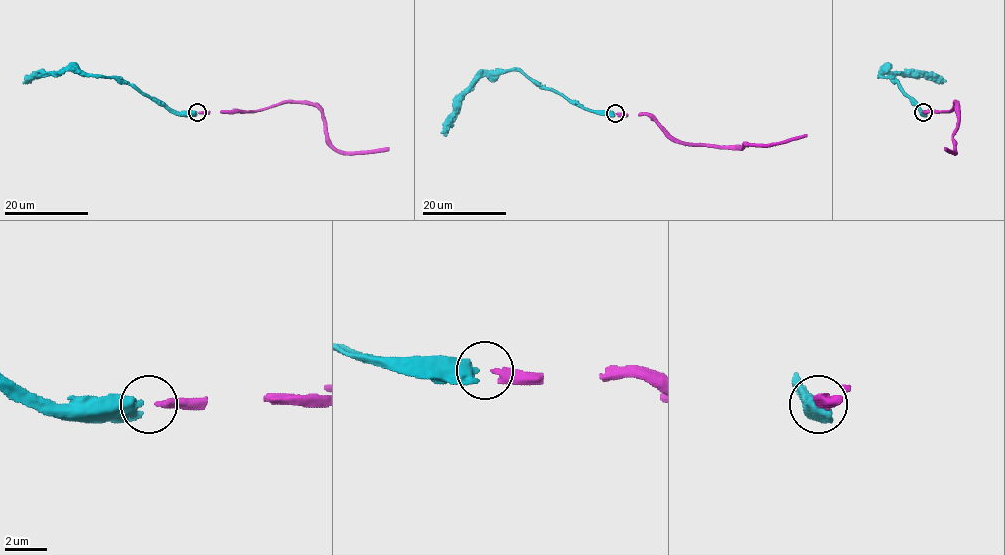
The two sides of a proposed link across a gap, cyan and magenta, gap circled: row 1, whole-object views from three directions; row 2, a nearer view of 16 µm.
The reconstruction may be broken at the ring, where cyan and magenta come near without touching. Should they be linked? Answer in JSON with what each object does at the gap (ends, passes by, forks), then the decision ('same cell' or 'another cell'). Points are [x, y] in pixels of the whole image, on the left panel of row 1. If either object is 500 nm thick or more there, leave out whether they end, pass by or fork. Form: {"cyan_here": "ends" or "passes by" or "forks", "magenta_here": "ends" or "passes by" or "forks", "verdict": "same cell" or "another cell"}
{"verdict": "same cell"}

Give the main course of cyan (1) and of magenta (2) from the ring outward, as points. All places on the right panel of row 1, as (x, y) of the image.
1: (924, 113), (894, 80), (880, 76), (882, 72), (935, 74), (946, 81)
2: (924, 113), (950, 110), (956, 103), (954, 153), (945, 148)

